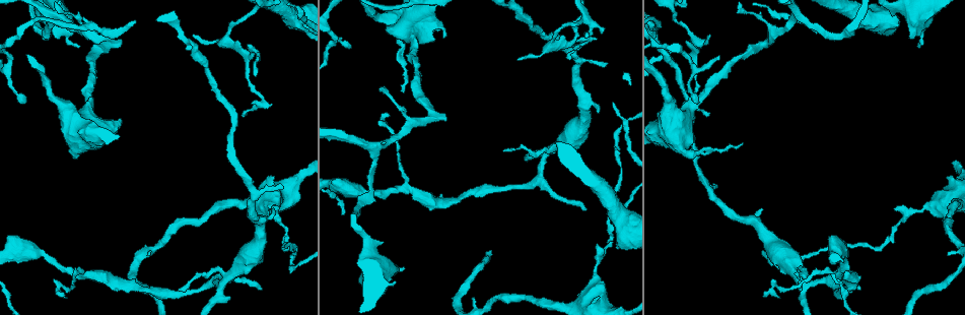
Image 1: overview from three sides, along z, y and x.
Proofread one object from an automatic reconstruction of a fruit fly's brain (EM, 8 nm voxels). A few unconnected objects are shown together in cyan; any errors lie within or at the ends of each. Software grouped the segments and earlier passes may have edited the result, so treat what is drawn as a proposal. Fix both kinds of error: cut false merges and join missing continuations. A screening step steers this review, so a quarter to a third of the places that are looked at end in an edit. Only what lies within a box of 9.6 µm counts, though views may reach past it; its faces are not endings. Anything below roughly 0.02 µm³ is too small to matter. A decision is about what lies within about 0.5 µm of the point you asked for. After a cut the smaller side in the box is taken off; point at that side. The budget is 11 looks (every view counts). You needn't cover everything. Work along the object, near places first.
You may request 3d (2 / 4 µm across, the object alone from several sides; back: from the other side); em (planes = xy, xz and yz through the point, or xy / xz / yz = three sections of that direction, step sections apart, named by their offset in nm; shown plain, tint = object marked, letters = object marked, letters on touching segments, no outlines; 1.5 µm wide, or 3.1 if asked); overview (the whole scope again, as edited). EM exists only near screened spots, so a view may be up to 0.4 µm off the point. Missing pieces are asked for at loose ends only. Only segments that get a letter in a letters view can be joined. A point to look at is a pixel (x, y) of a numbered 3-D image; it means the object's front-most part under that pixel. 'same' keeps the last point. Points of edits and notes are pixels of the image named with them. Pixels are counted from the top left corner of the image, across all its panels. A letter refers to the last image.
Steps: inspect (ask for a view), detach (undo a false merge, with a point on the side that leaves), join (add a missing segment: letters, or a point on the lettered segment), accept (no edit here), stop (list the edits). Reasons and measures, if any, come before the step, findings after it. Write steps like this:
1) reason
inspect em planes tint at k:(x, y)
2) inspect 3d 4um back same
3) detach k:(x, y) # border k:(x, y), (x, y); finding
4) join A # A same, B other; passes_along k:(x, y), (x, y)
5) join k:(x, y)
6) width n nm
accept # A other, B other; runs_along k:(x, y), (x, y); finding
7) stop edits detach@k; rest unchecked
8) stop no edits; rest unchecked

an open end
inspect 3d 2um at 1:(892, 15)

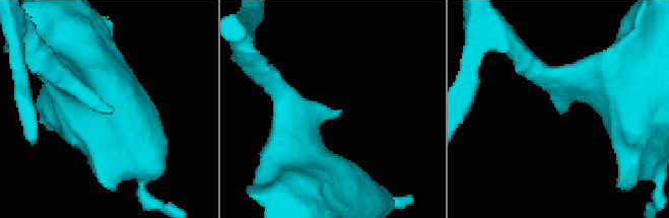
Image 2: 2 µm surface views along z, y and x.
shape alone is not enough
inspect em planes letters at 2:(559, 112)

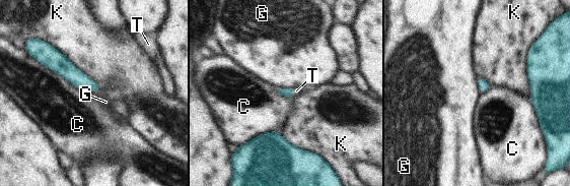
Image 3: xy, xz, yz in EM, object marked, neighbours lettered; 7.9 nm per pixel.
join T # C other, G other, K other, T same; it goes on there

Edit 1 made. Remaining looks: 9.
inspect overview

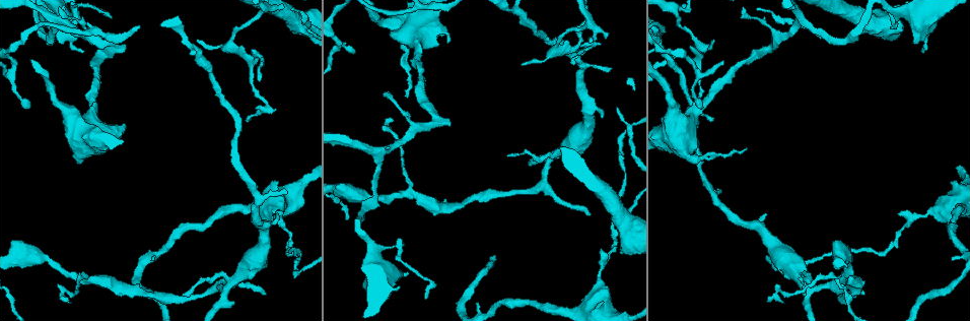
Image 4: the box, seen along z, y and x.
thin end
inspect em planes plain at 4:(711, 120)

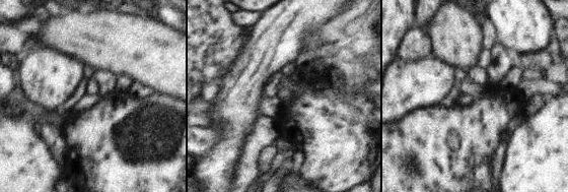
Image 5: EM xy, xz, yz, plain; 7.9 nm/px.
inspect em planes letters same

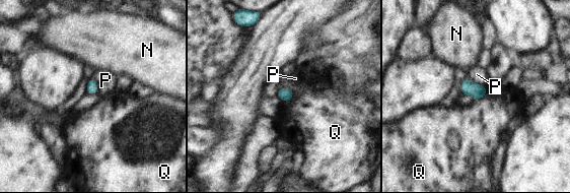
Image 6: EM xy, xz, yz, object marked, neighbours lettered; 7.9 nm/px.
accept # N other, P other, Q other; border 6:(486, 93), (475, 101); none of them fits

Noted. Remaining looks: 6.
thin end
inspect em xy step 8 tint at 4:(522, 64)

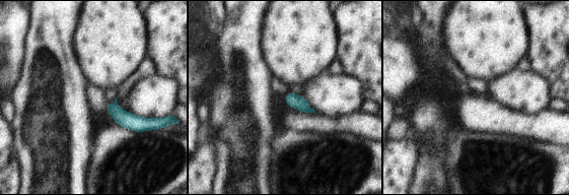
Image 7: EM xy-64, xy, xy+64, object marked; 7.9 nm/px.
cut it another way
inspect em planes letters same

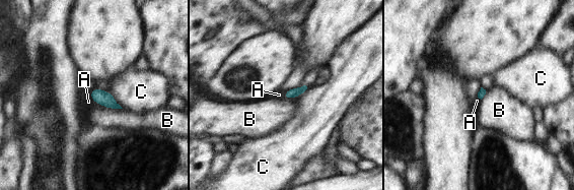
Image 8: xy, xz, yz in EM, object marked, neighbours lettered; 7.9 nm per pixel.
longest_contact B 200 nm
join A # A same, B other, C other; passes_along 8:(99, 97), (92, 99), (88, 102); the neuron continues

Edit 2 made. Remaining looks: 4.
inspect 3d 4um at 4:(864, 295)

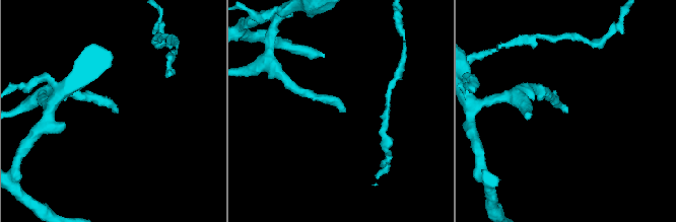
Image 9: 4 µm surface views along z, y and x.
now the EM
inspect em planes letters at 9:(565, 110)

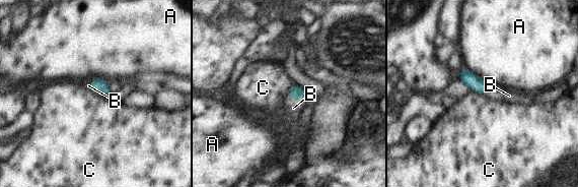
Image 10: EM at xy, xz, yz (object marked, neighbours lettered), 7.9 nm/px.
longest_contact A 190 nm
join B # A other, B same, C other; passes_along 10:(296, 92), (295, 99), (293, 108); the neuron continues

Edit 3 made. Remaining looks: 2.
stop edits join@3, join@8, join@10; rest unchecked

